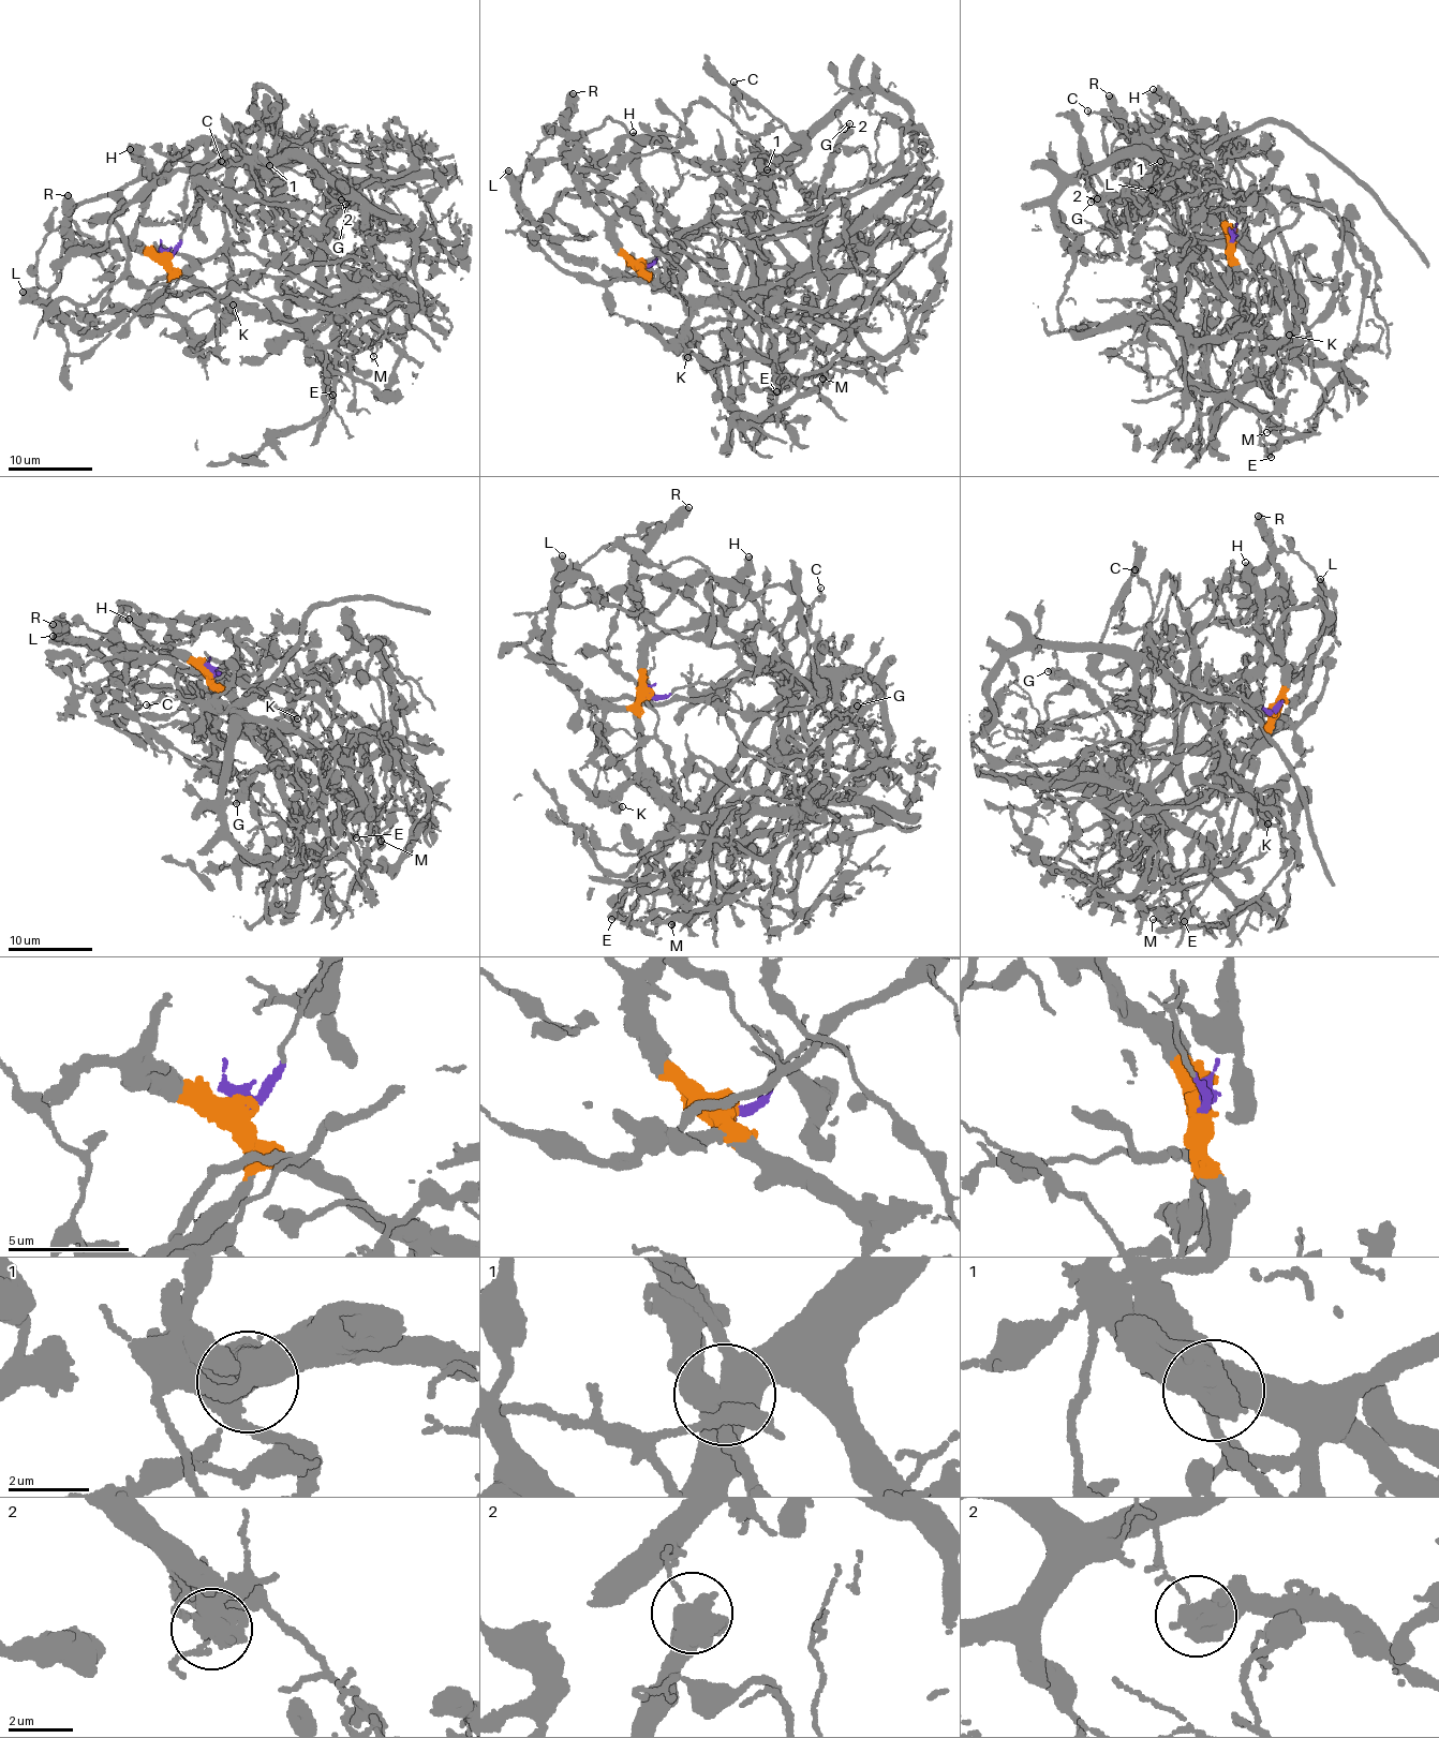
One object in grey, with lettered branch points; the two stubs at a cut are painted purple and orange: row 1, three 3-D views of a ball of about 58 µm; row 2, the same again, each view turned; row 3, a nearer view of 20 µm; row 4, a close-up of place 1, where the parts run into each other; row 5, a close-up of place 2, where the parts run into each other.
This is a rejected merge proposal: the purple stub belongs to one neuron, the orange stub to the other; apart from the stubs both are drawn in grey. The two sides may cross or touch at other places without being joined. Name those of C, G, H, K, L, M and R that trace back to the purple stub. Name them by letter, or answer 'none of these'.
C, M

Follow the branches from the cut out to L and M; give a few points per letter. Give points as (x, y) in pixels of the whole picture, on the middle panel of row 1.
L: (638, 265), (637, 276), (565, 253), (536, 225), (507, 169)
M: (638, 265), (692, 232), (735, 242), (753, 267), (740, 329), (773, 369), (811, 348), (811, 379), (824, 377)

